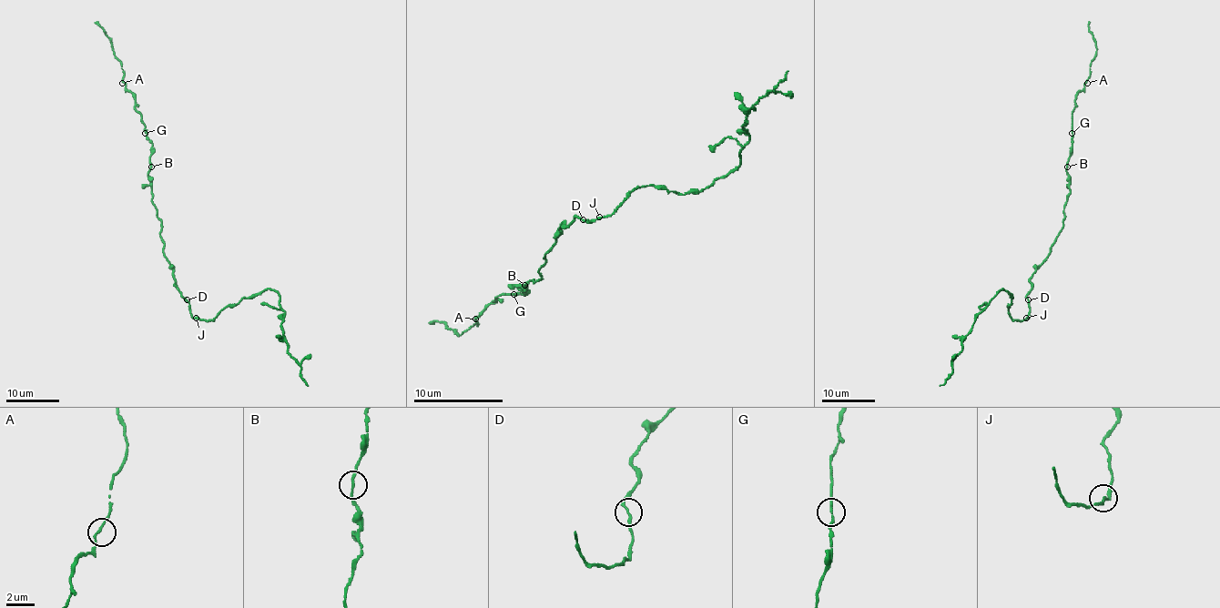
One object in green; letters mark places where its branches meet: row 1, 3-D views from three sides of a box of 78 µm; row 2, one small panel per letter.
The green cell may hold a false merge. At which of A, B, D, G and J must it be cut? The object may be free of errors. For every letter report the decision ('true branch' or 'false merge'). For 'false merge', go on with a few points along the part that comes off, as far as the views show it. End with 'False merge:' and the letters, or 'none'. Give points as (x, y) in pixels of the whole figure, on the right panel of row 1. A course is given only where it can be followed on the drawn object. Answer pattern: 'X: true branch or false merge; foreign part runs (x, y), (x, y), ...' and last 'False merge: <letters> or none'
A: true branch
B: true branch
D: true branch
G: true branch
J: false merge; foreign part runs (1027, 317), (1011, 317), (1008, 307), (1012, 297), (1001, 289), (980, 313), (961, 342), (950, 376), (940, 385)
False merge: J

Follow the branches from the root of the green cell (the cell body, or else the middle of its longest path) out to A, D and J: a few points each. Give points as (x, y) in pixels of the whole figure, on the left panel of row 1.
A: (170, 268), (147, 175), (151, 141), (134, 96), (122, 83)
D: (170, 268), (177, 289), (187, 299)
J: (170, 268), (177, 289), (188, 304), (190, 314), (196, 317)

